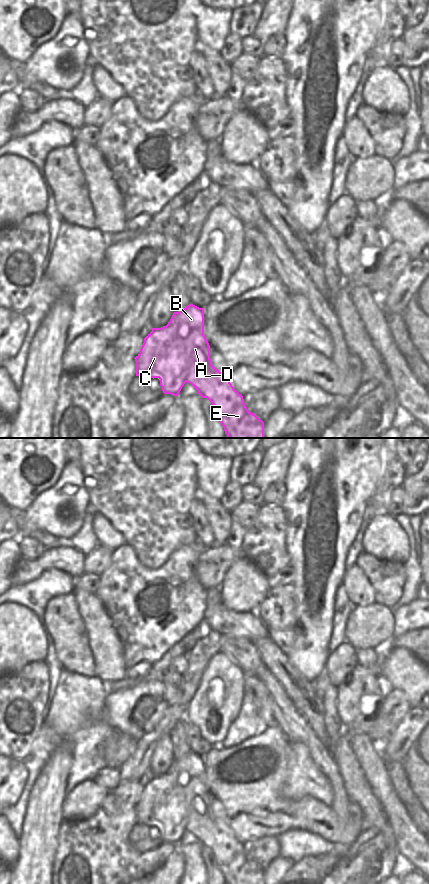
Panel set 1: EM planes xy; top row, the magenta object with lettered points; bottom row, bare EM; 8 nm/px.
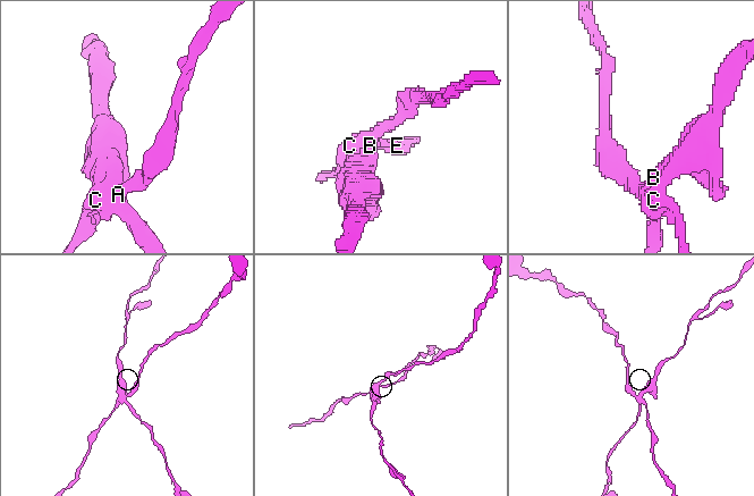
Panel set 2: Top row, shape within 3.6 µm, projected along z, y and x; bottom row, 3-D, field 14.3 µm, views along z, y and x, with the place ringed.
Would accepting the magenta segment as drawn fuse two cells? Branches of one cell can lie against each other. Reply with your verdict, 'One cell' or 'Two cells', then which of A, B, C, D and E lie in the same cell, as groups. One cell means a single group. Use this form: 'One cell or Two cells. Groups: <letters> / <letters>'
Two cells. Groups: A B D E / C

